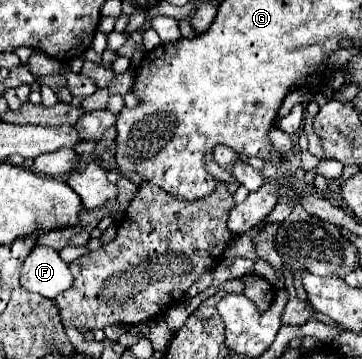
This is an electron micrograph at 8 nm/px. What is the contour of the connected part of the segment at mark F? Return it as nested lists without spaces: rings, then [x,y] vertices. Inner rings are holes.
[[[36,246],[24,260],[20,284],[40,296],[56,298],[72,286],[74,278],[60,254],[48,246]]]

